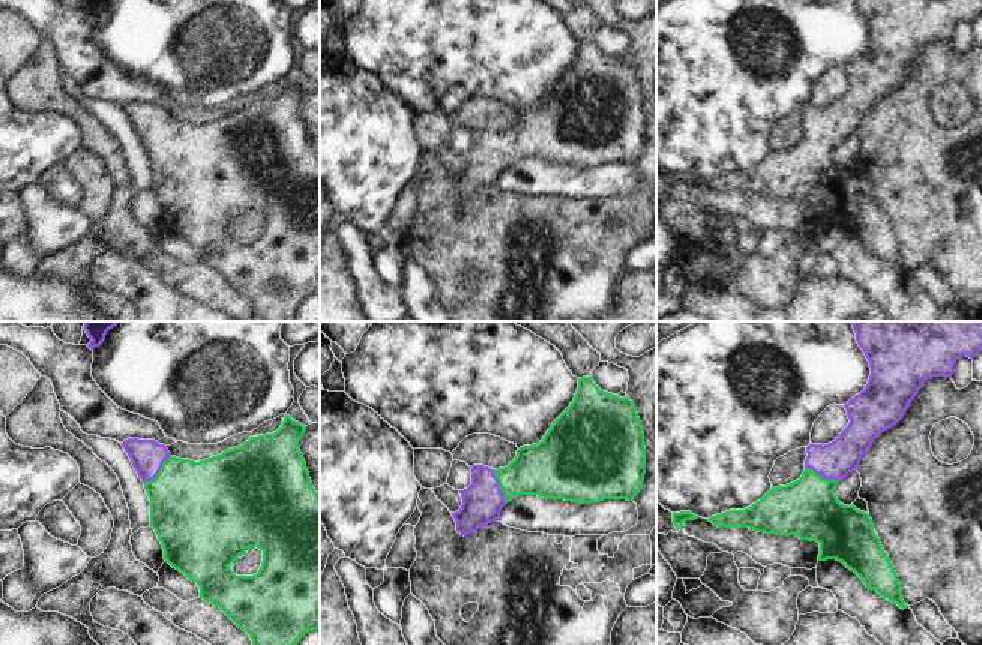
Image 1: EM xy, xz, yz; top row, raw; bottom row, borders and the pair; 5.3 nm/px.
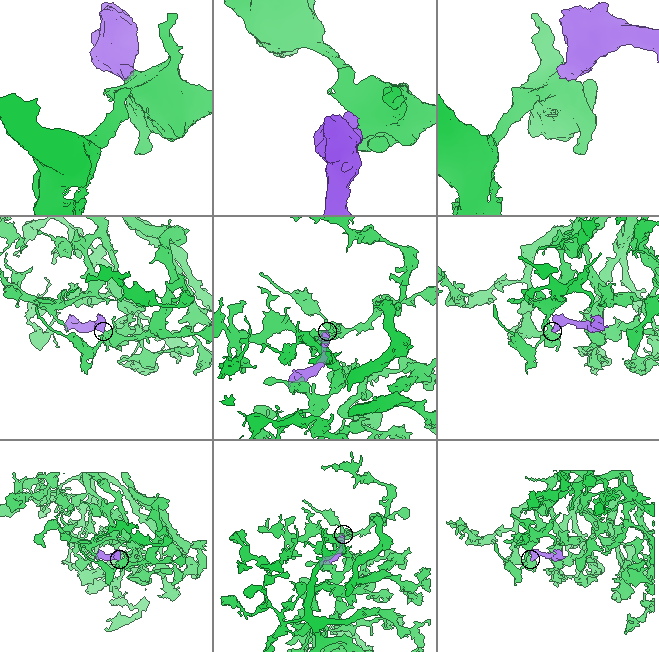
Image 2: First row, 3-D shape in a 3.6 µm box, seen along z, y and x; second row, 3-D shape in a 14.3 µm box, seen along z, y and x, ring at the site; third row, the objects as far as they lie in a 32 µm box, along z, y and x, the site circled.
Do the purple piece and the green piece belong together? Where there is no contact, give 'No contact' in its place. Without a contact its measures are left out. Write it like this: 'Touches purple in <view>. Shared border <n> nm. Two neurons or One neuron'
Touches purple in xy. Shared border 220 nm. One neuron

